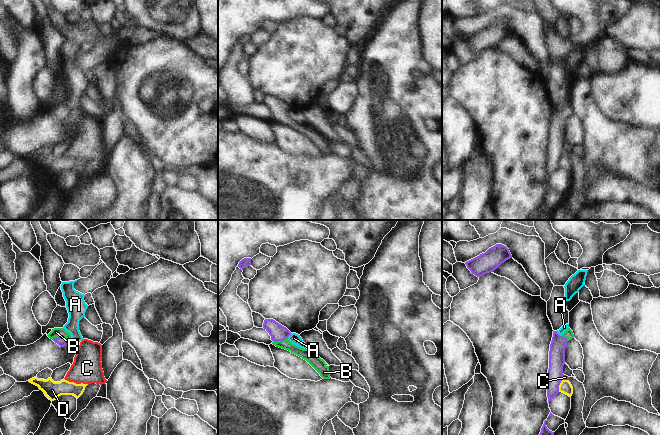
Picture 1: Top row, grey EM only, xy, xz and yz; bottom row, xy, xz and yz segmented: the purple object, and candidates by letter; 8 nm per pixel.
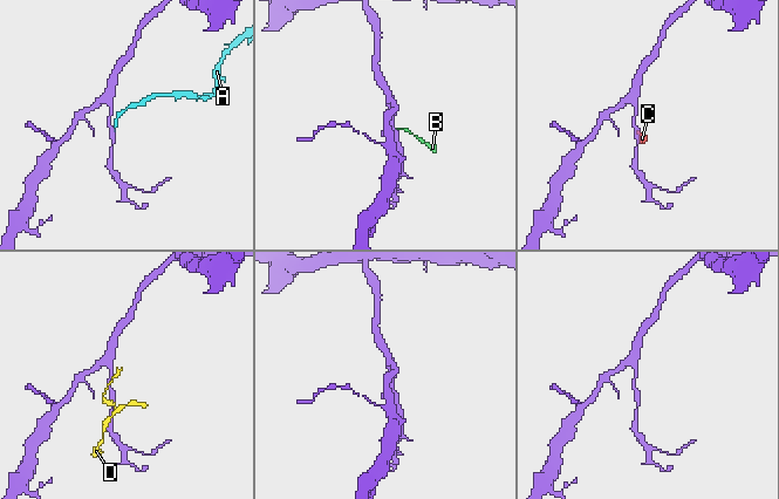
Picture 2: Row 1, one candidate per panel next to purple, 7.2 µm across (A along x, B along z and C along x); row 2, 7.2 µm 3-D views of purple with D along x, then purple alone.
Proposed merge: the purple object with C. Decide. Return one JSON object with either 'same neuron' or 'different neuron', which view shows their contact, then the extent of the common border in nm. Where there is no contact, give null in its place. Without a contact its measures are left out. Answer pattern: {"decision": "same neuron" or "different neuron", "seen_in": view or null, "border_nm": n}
{"decision": "different neuron", "seen_in": "yz", "border_nm": 50}

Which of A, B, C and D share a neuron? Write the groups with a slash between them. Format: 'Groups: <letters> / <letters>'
Groups: A / B / C / D

